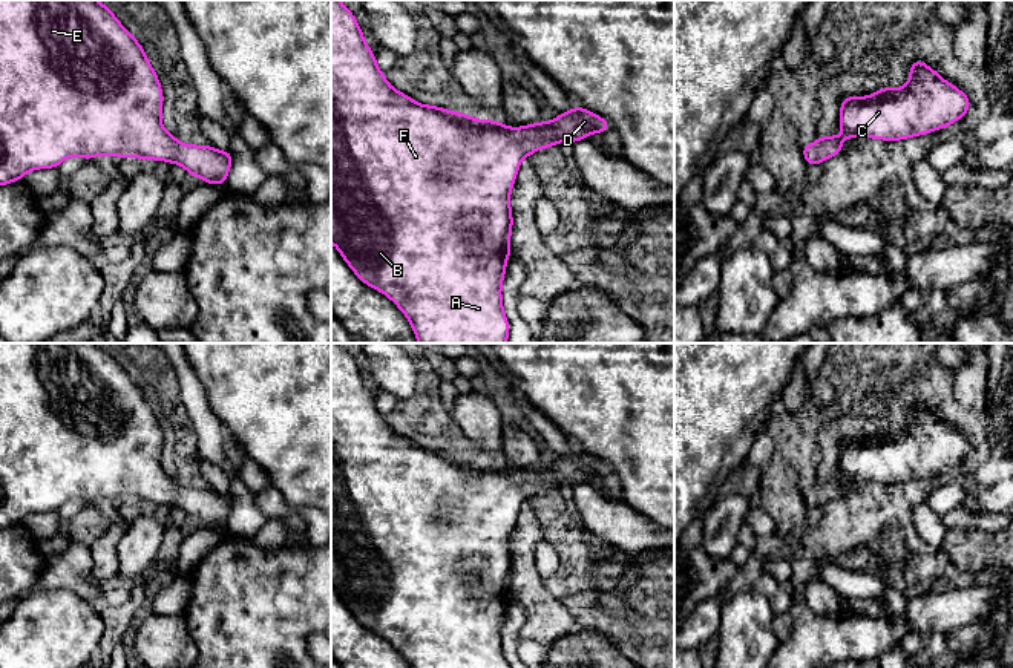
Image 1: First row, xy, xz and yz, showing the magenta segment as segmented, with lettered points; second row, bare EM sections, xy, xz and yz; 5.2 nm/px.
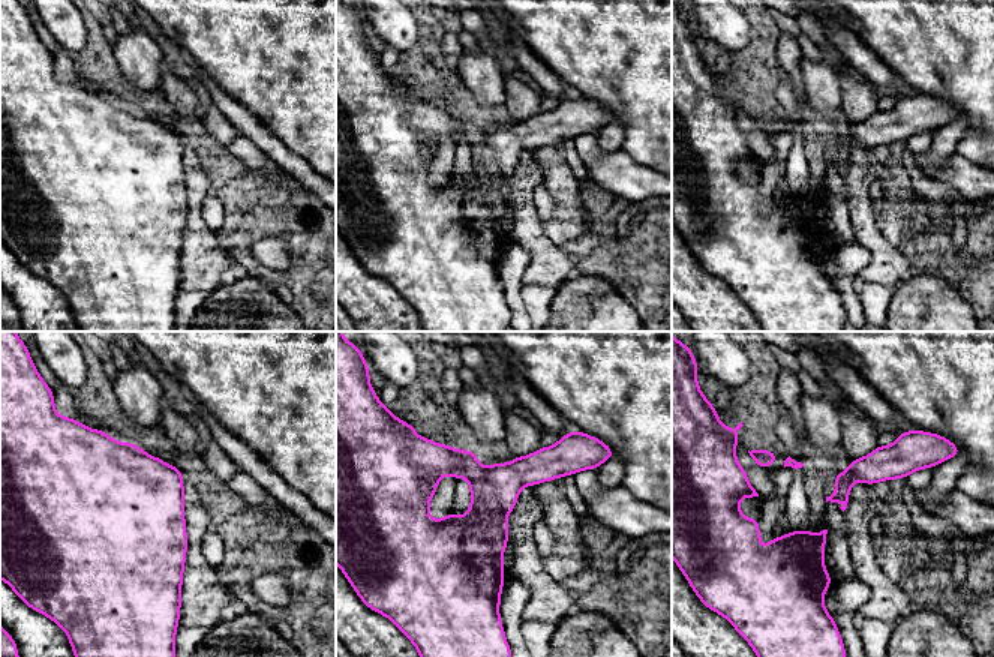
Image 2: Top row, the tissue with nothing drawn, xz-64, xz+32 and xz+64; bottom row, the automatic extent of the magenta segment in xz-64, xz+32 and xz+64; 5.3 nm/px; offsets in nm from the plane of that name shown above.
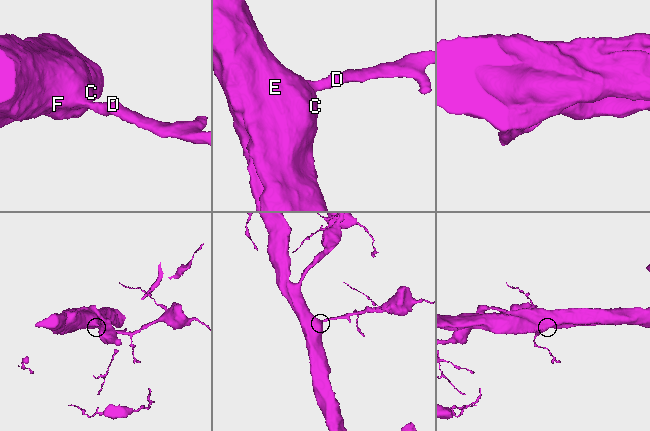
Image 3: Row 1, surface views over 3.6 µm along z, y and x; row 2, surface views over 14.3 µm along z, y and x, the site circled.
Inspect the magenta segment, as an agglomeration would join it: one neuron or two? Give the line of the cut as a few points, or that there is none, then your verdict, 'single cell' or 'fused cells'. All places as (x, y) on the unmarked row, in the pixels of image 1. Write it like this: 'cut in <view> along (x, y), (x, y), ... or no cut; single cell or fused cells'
no cut; single cell

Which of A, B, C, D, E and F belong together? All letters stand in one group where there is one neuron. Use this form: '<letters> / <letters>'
A B C D E F

